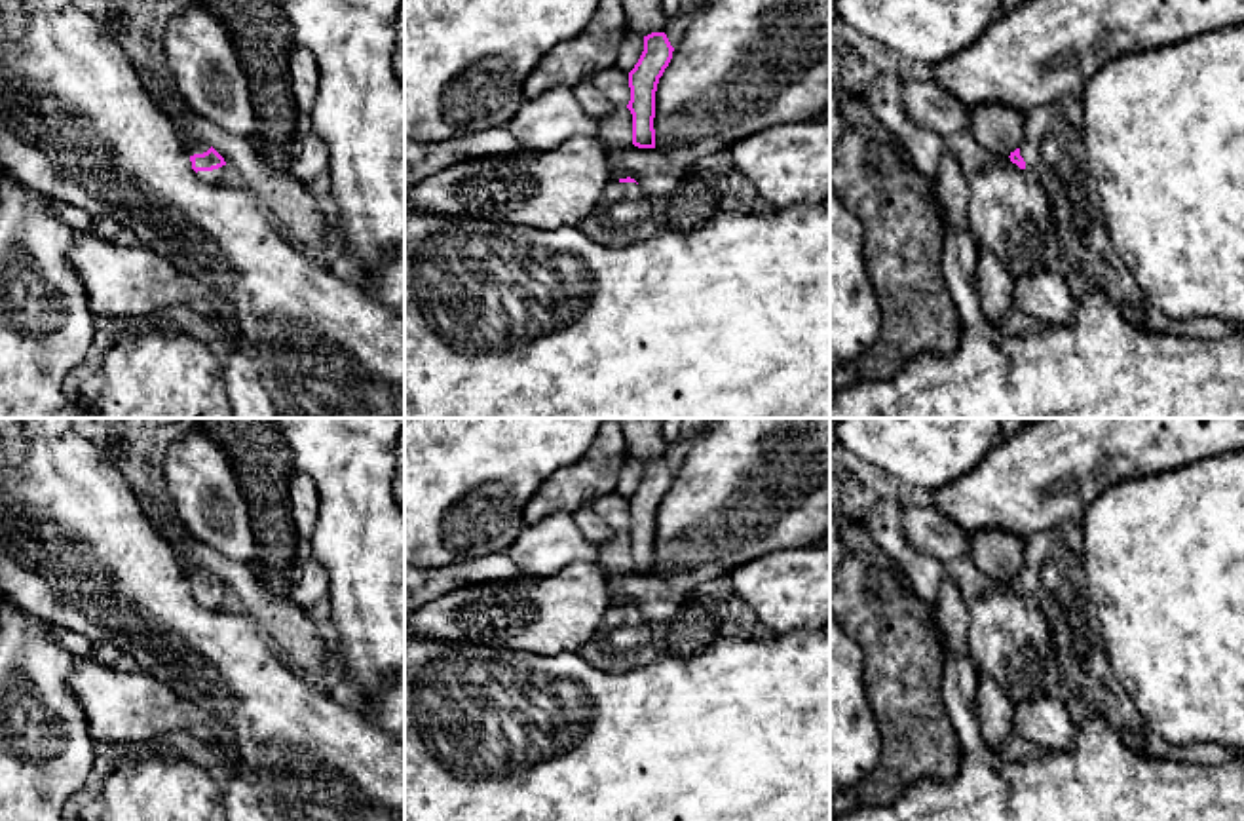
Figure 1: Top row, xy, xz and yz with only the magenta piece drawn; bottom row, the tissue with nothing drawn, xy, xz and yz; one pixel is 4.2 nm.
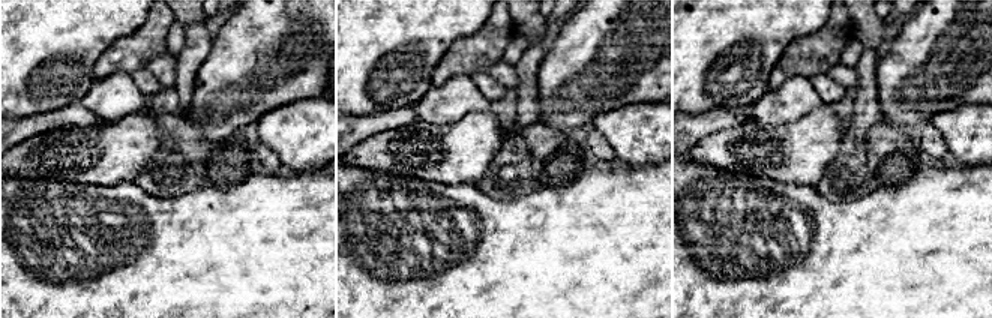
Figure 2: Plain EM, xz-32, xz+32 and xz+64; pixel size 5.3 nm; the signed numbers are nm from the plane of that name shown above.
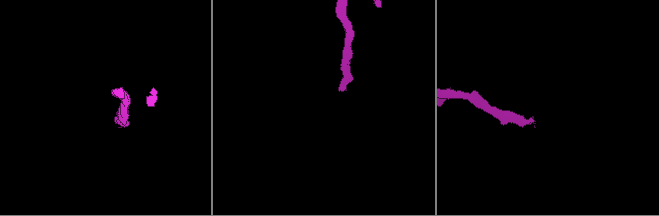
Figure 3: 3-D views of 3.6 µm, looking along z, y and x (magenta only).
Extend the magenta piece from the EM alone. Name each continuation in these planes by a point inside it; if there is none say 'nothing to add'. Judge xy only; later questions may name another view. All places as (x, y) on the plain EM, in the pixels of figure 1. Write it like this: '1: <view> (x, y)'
1: xy (215, 601)

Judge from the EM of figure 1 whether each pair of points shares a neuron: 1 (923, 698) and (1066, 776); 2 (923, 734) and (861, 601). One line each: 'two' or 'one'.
1: two
2: one

